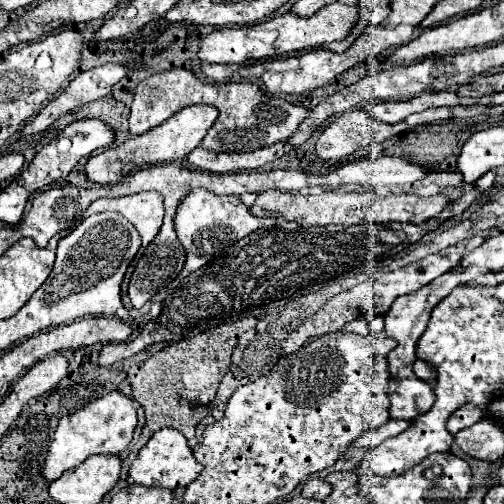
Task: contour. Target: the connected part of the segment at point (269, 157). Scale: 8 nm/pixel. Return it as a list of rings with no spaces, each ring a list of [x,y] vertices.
[[[278,142],[274,146],[256,150],[256,152],[244,152],[244,154],[216,154],[204,148],[196,148],[186,156],[186,164],[190,168],[212,172],[212,174],[228,174],[228,172],[242,172],[242,170],[256,170],[262,168],[276,158],[280,158],[286,152],[286,142]]]

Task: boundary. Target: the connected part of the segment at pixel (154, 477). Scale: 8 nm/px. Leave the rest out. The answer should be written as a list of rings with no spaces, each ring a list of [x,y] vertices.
[[[164,428],[156,432],[146,442],[146,446],[140,448],[136,460],[130,466],[130,476],[136,484],[152,486],[152,488],[168,488],[168,490],[174,490],[178,486],[188,486],[200,472],[202,472],[202,464],[194,460],[188,440],[182,436],[182,432],[176,432],[172,428]]]

